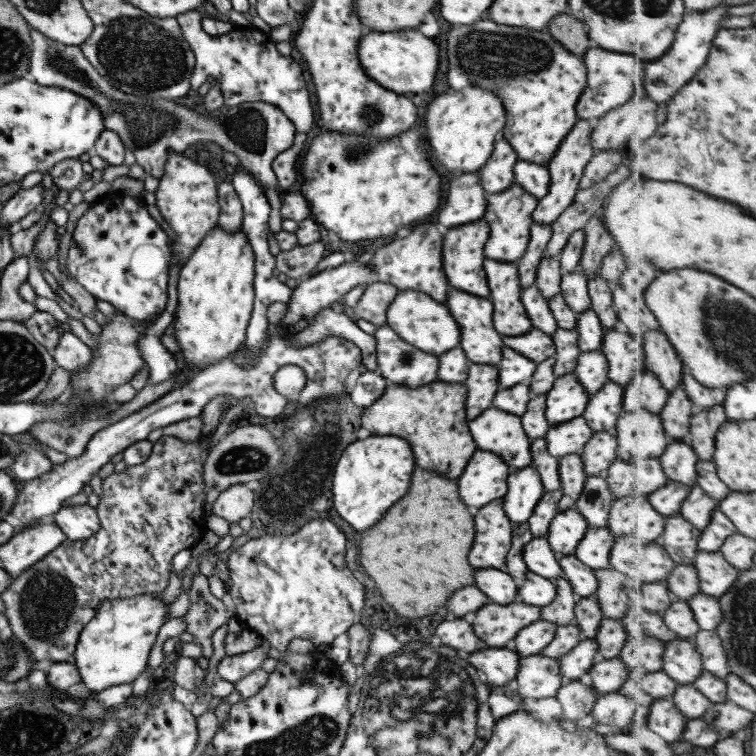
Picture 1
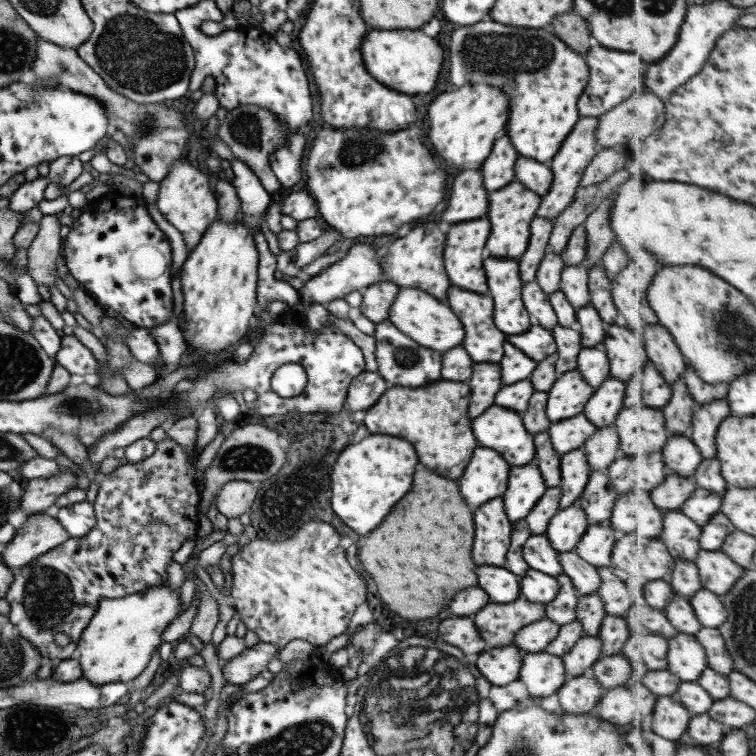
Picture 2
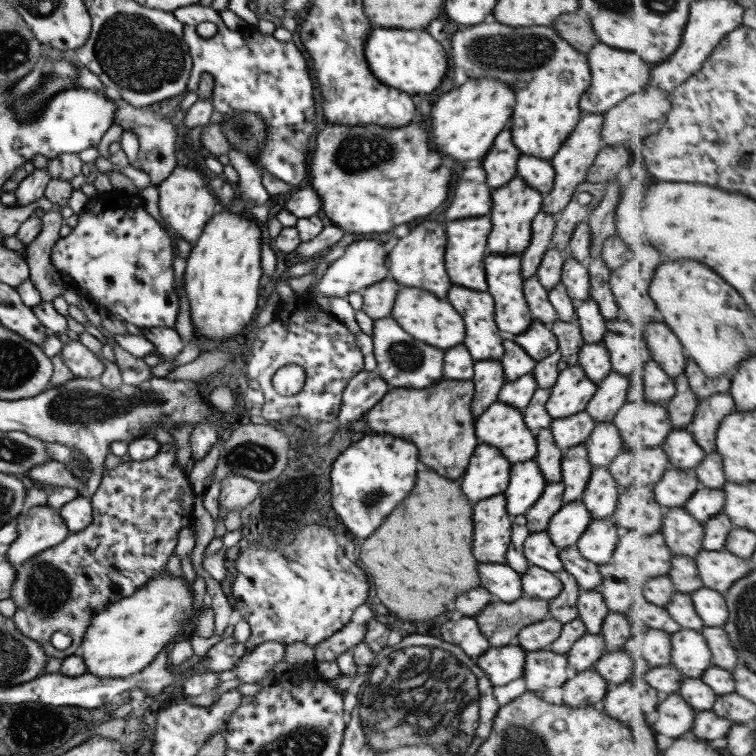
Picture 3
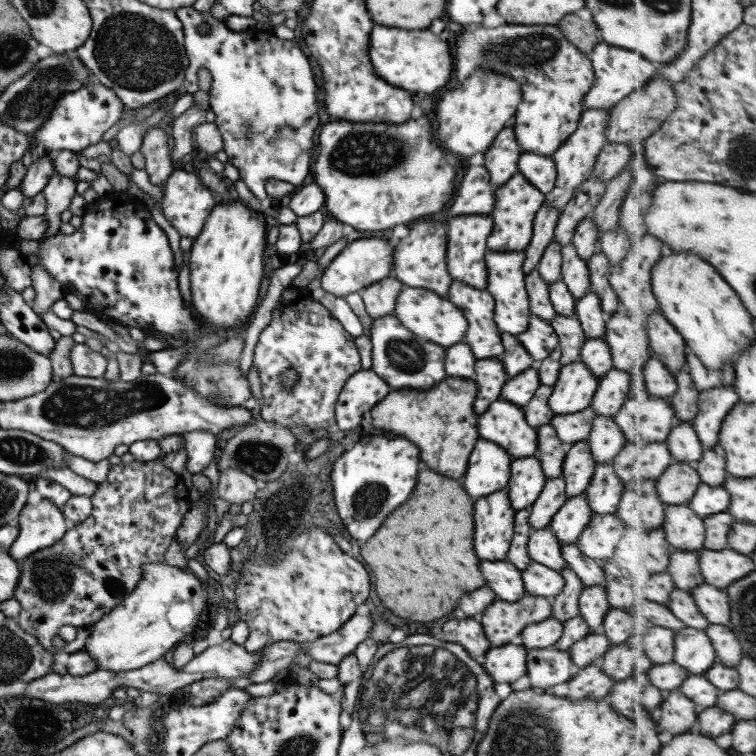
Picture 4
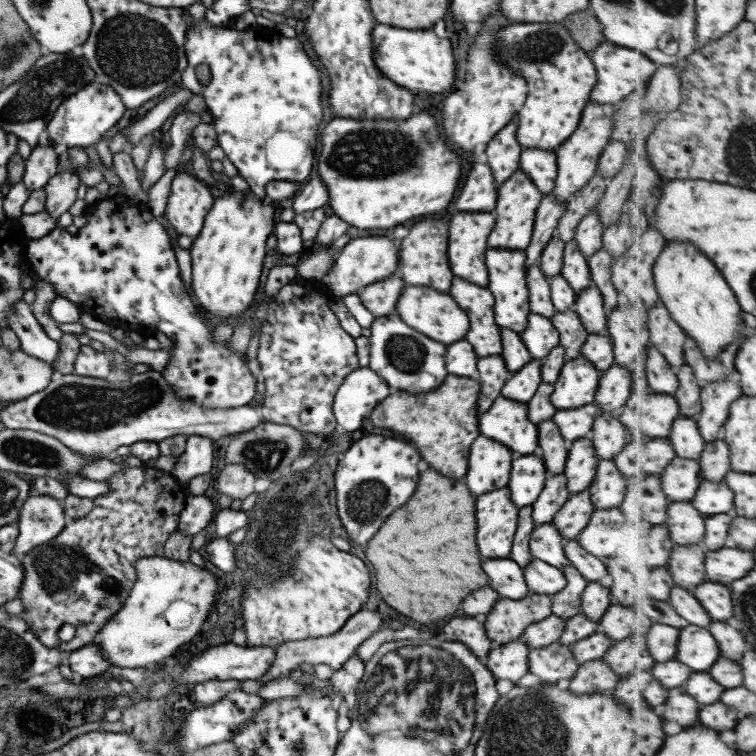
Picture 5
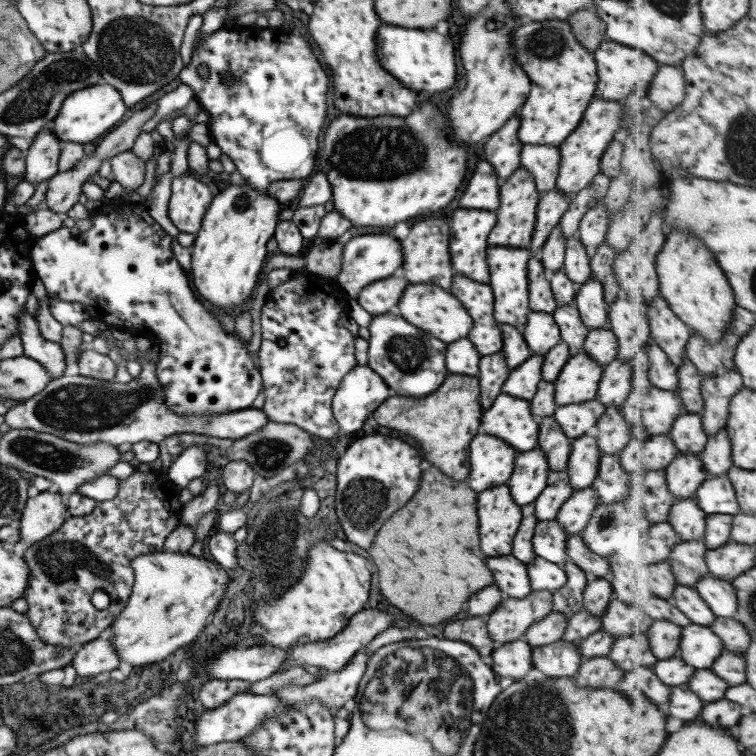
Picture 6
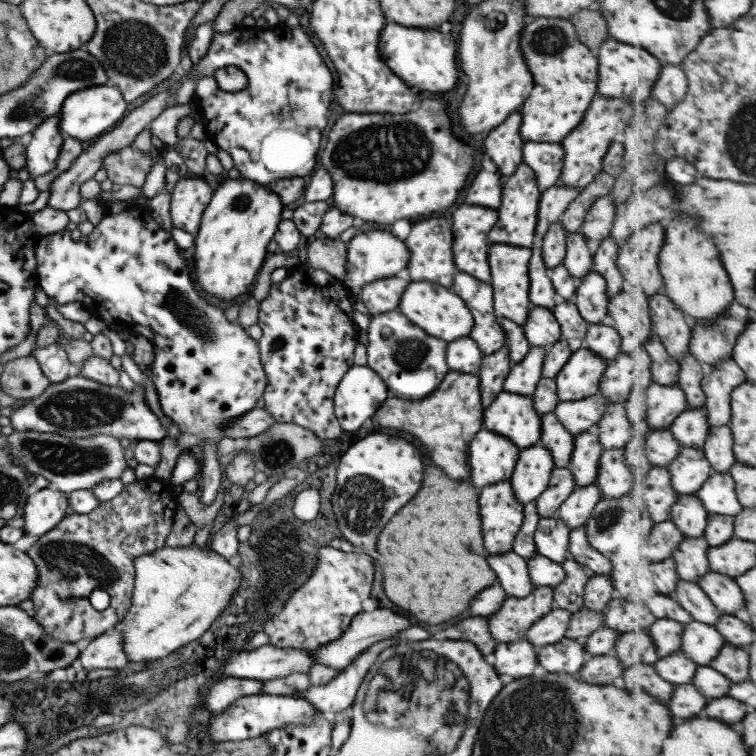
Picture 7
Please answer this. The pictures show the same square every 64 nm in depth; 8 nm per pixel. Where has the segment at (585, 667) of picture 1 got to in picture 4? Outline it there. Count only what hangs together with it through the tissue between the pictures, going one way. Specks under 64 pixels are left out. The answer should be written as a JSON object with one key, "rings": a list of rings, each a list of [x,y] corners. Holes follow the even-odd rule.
{"rings":[[[589,632],[571,644],[568,653],[576,669],[598,661],[608,649],[610,642],[603,632]]]}

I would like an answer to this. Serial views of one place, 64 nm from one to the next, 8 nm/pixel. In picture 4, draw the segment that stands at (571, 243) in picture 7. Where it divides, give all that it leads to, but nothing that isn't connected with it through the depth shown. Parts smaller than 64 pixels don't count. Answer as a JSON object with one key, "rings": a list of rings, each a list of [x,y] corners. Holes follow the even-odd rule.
{"rings":[[[571,243],[560,248],[560,255],[562,256],[561,279],[574,299],[581,298],[589,292],[588,288],[590,287],[586,261],[579,258]]]}

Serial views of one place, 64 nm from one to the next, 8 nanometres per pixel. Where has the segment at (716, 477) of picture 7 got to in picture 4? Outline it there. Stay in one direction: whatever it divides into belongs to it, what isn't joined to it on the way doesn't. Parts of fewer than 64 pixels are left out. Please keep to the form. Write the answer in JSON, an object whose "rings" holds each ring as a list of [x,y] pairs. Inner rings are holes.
{"rings":[[[702,482],[689,506],[705,520],[711,515],[728,512],[731,503],[731,494],[724,486],[711,486]]]}

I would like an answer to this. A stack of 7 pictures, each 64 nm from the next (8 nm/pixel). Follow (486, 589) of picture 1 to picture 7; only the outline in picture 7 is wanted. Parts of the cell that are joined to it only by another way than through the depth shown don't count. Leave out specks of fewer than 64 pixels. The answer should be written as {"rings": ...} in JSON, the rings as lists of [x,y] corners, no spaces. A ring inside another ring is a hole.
{"rings":[[[513,551],[497,556],[487,556],[489,568],[495,572],[499,586],[505,590],[507,596],[525,598],[534,587],[529,578],[529,571],[525,559]]]}

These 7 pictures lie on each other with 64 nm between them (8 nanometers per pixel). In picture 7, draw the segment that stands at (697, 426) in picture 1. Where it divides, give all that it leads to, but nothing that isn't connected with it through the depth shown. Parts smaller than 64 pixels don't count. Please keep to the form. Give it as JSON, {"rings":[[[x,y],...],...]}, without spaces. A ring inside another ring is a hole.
{"rings":[[[734,357],[723,359],[708,372],[702,387],[707,395],[705,411],[711,427],[729,425],[732,419],[732,396],[748,376]]]}

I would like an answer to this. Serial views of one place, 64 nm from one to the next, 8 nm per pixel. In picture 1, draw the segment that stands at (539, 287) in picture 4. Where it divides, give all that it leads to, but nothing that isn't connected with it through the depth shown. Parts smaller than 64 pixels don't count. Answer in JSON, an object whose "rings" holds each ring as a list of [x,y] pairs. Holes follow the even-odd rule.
{"rings":[[[535,283],[520,291],[520,301],[527,318],[530,320],[530,325],[551,336],[558,326],[549,310],[548,300],[541,296]]]}

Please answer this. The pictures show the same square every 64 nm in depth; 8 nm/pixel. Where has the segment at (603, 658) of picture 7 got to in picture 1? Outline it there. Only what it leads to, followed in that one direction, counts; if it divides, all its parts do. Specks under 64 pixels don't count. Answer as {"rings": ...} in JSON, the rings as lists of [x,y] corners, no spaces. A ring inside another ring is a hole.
{"rings":[[[585,679],[564,682],[554,694],[561,706],[561,720],[576,722],[587,716],[597,696],[596,690]]]}

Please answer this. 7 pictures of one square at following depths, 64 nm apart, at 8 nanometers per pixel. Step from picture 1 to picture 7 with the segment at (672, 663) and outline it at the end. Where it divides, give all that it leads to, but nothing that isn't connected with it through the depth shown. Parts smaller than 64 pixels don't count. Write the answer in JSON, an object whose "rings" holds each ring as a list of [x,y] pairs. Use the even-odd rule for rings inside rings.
{"rings":[[[694,620],[685,627],[682,649],[698,666],[709,666],[726,644],[725,635],[715,625]]]}

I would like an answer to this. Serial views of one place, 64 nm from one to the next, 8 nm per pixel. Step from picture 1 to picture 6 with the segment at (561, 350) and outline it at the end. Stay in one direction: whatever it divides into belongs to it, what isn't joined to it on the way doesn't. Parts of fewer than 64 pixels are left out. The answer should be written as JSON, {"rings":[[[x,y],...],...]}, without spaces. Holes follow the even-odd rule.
{"rings":[[[573,304],[556,306],[550,314],[558,326],[561,341],[568,346],[569,357],[582,350],[588,328],[581,322]]]}

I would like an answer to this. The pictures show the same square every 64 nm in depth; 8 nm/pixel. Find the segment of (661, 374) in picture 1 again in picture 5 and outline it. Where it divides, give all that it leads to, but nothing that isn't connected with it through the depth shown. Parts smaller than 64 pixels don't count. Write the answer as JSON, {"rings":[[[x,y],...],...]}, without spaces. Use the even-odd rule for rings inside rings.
{"rings":[[[663,301],[649,309],[648,327],[650,328],[651,345],[657,347],[665,355],[673,368],[679,370],[687,364],[684,344],[689,336],[686,330],[671,316],[671,312]]]}

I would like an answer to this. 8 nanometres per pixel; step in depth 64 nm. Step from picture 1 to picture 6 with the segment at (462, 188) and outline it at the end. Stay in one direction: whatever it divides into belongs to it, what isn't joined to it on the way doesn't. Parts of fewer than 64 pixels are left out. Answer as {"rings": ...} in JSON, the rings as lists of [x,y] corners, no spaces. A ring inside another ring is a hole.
{"rings":[[[479,162],[473,176],[469,178],[457,206],[459,208],[479,208],[495,210],[499,204],[499,180],[489,162]]]}

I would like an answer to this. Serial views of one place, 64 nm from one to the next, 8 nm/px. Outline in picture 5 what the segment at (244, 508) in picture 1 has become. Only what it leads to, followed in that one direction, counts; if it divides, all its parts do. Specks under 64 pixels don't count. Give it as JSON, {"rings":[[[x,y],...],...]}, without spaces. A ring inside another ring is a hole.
{"rings":[[[227,464],[214,480],[218,495],[232,500],[243,500],[254,492],[254,475],[241,464]]]}

